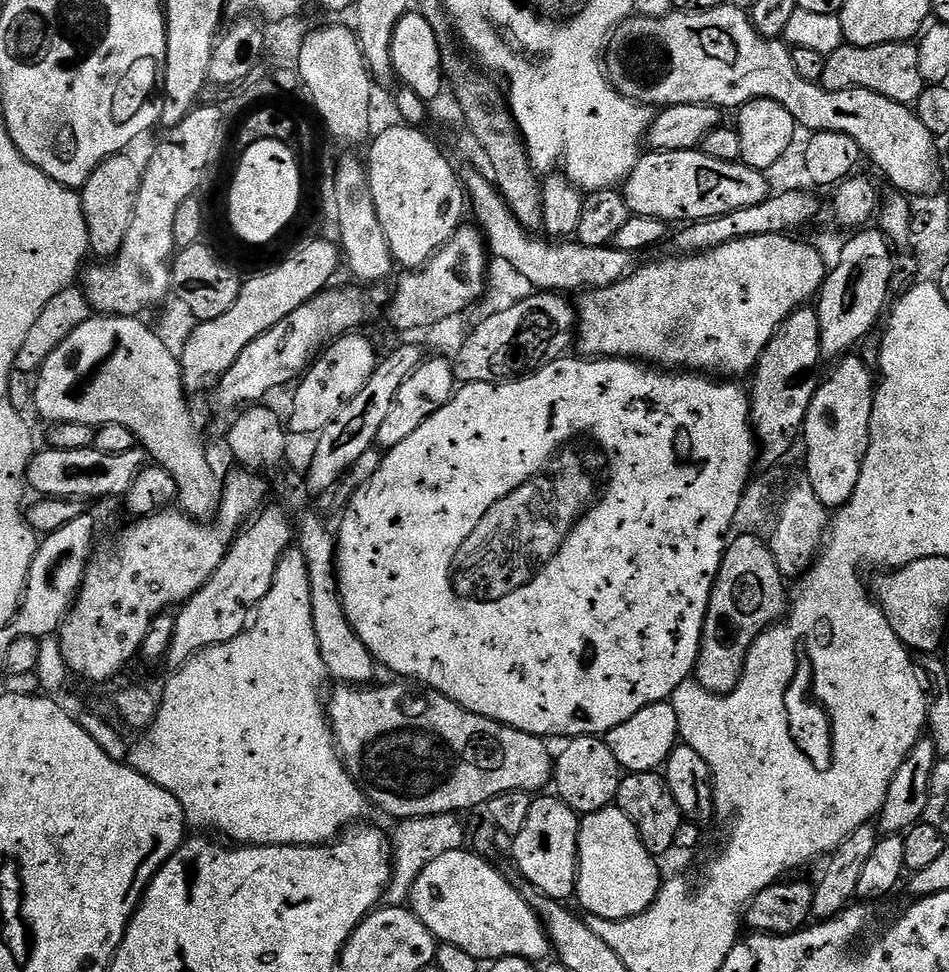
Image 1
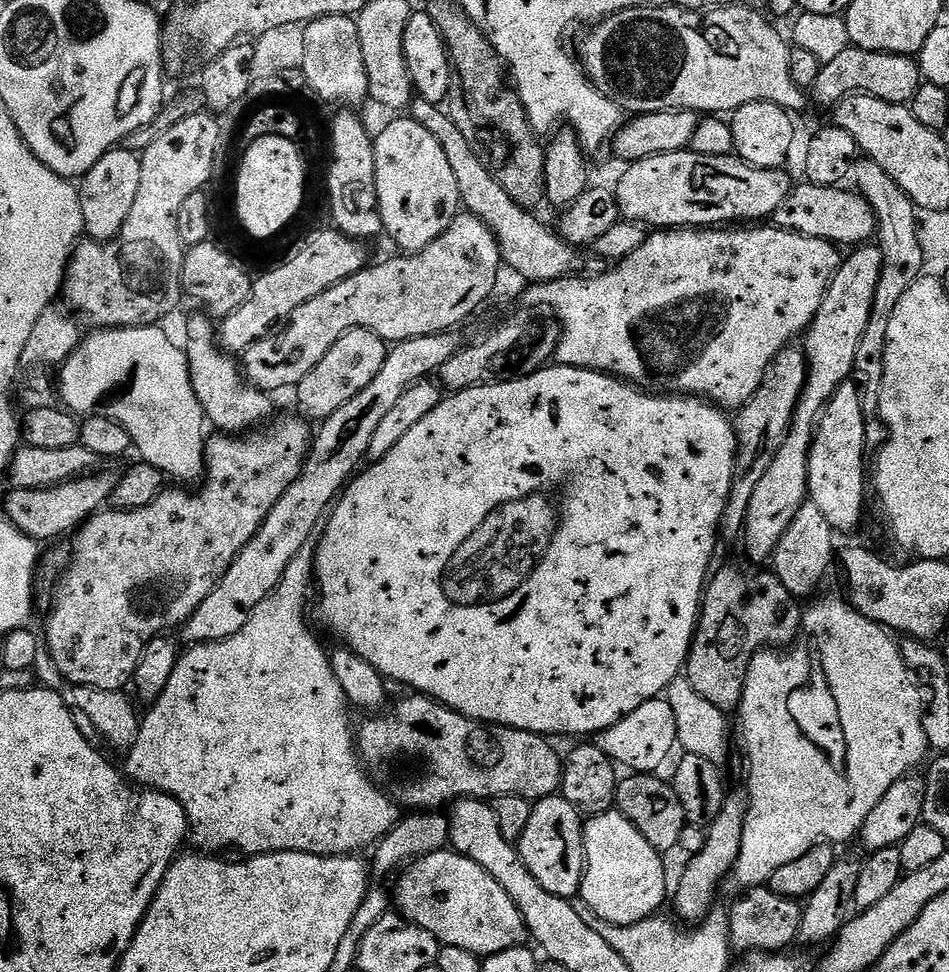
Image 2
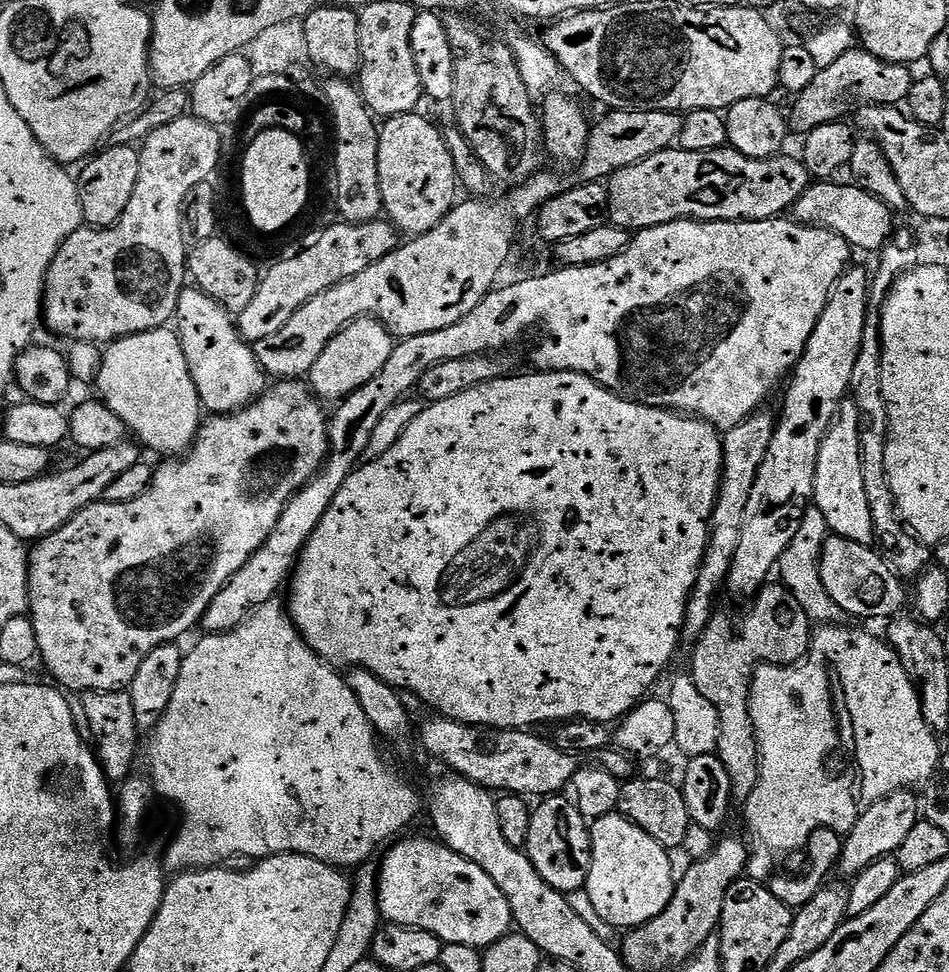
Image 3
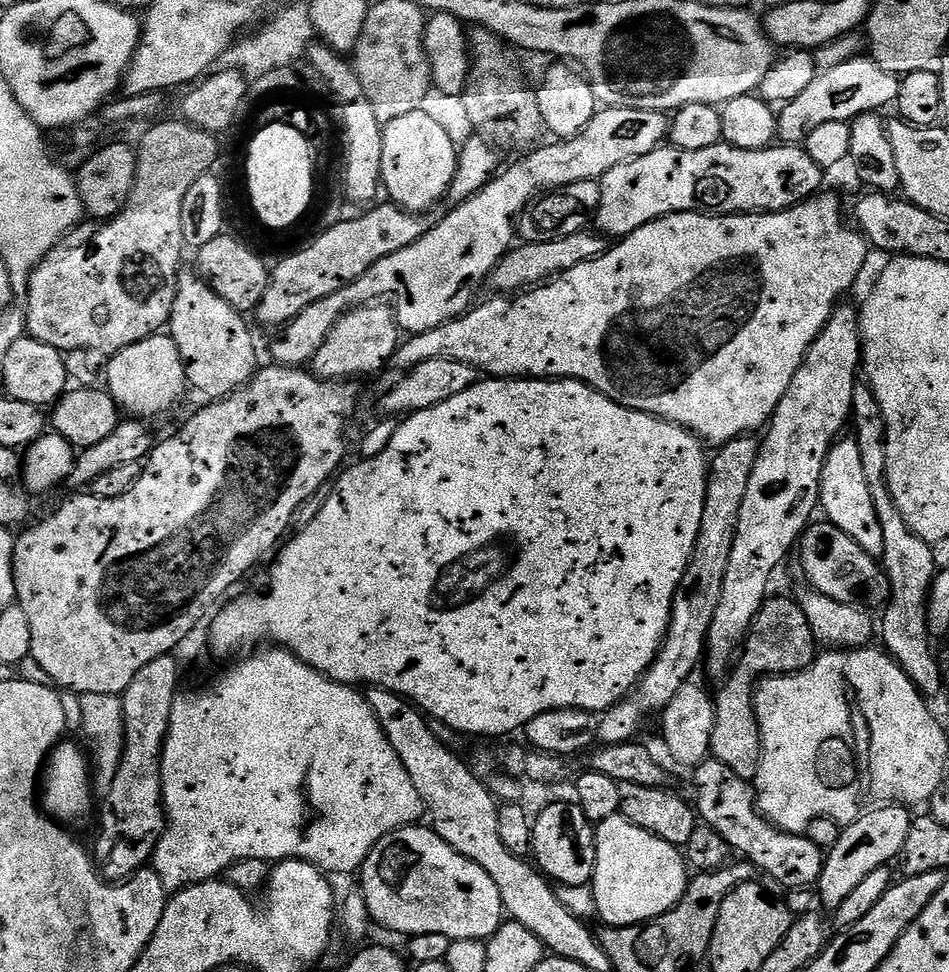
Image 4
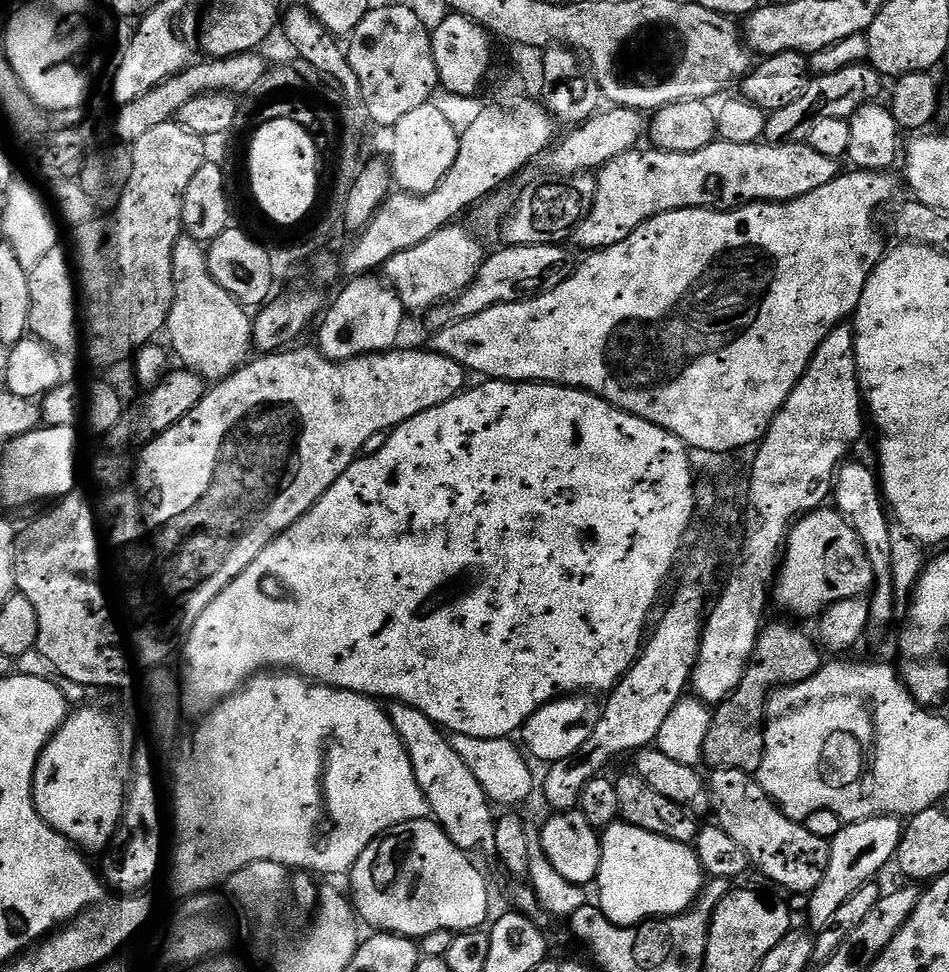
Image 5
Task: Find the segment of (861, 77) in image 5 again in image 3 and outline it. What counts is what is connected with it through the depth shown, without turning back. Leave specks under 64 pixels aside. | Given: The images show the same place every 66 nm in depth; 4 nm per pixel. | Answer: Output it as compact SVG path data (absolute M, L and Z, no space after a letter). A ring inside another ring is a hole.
M856 46L851 52L841 56L832 66L820 70L814 82L810 82L810 86L806 86L806 90L802 90L795 97L796 105L793 106L792 112L790 108L791 131L806 134L818 126L826 126L835 120L843 121L847 117L844 115L848 111L851 113L857 106L903 105L910 94L910 86L914 79L912 72L911 67L879 60L874 58L874 54Z

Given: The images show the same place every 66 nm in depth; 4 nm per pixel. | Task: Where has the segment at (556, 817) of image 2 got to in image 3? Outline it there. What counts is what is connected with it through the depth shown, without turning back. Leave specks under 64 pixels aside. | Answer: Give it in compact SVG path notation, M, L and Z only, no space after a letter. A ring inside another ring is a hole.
M567 795L545 796L532 808L526 853L534 869L556 892L579 892L587 885L592 861L589 821Z

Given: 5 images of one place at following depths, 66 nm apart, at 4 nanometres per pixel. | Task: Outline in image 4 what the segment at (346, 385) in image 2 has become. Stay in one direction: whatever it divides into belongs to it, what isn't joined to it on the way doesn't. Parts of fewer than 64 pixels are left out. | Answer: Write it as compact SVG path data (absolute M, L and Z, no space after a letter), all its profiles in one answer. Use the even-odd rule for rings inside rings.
M373 302L353 308L330 330L316 355L314 371L322 380L337 382L352 382L357 379L355 376L372 376L382 371L384 364L386 368L401 343L402 329L396 323L395 311L387 303Z

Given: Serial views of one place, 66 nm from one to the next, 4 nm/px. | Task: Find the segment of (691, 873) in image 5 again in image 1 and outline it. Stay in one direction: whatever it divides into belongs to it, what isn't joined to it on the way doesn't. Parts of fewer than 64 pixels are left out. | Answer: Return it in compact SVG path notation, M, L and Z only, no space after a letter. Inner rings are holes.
M609 806L597 812L587 813L581 819L580 833L578 834L578 858L580 868L576 871L575 899L585 908L588 916L597 916L603 920L625 920L631 916L642 914L654 902L660 893L662 875L657 857L650 855L647 846L642 842L634 822L626 818L620 808Z

